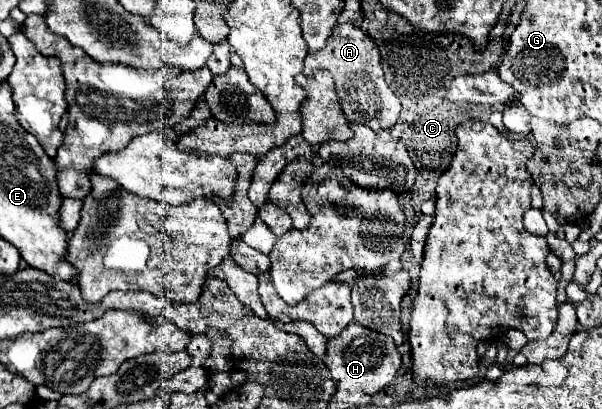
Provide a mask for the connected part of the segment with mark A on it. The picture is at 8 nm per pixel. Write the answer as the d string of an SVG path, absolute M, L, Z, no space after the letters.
M354 24L334 26L326 46L316 54L308 54L304 60L306 76L316 74L318 70L328 70L332 74L336 82L336 94L344 108L344 116L350 124L364 124L372 128L374 132L388 130L396 124L398 114L402 110L400 100L396 98L396 94L388 88L384 80L376 44L360 28L356 28Z

